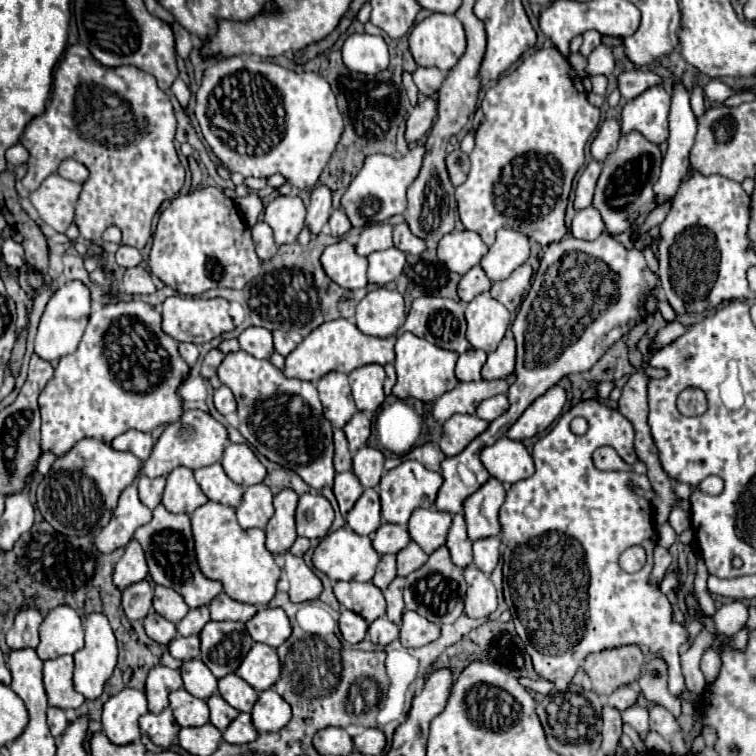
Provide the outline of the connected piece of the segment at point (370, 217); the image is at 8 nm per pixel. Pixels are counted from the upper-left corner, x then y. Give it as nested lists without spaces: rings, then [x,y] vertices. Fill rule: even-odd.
[[[417,144],[415,148],[409,150],[409,154],[401,158],[393,158],[385,154],[369,156],[341,198],[341,208],[347,214],[351,226],[363,228],[367,224],[383,222],[395,214],[403,214],[407,206],[407,198],[405,198],[407,186],[417,178],[423,154],[425,154],[425,148]]]

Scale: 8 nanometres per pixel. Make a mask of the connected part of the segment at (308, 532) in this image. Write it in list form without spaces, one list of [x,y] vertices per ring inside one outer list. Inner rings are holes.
[[[307,492],[297,504],[297,534],[305,538],[323,538],[333,522],[333,508],[319,492]]]

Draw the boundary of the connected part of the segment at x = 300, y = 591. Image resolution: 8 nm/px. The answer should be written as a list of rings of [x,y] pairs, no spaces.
[[[291,552],[283,554],[283,574],[289,580],[289,600],[291,602],[307,602],[319,598],[323,584],[315,576],[315,572],[305,564],[303,558],[293,556]]]

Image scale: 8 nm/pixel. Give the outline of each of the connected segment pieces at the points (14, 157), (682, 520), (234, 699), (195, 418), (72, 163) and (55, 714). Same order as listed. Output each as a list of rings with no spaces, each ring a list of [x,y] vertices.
[[[15,144],[15,146],[11,146],[11,148],[7,150],[7,162],[9,162],[11,166],[25,164],[27,158],[29,158],[29,152],[27,152],[27,148],[25,148],[23,144]]]
[[[677,502],[677,504],[673,504],[673,508],[671,508],[669,524],[671,524],[671,528],[673,528],[677,534],[681,534],[683,530],[689,530],[689,528],[691,528],[689,512],[685,512],[685,510],[679,506],[679,502]]]
[[[229,674],[219,680],[219,694],[239,712],[251,712],[257,702],[257,692],[237,674]]]
[[[185,410],[181,420],[169,424],[165,428],[165,432],[159,436],[157,444],[153,446],[153,452],[151,452],[149,460],[143,466],[143,472],[149,478],[157,478],[157,476],[167,476],[177,466],[187,466],[191,470],[211,466],[211,464],[221,460],[223,450],[227,446],[227,440],[229,440],[227,438],[227,428],[221,422],[217,422],[209,412]]]
[[[63,160],[57,172],[59,172],[63,178],[73,180],[73,182],[79,182],[79,184],[83,184],[83,182],[89,178],[89,170],[85,168],[85,164],[81,164],[81,162],[77,162],[77,160]]]
[[[49,708],[47,710],[47,722],[49,722],[49,728],[51,728],[51,734],[57,738],[65,732],[65,728],[69,726],[69,720],[65,716],[65,712],[61,708]]]

